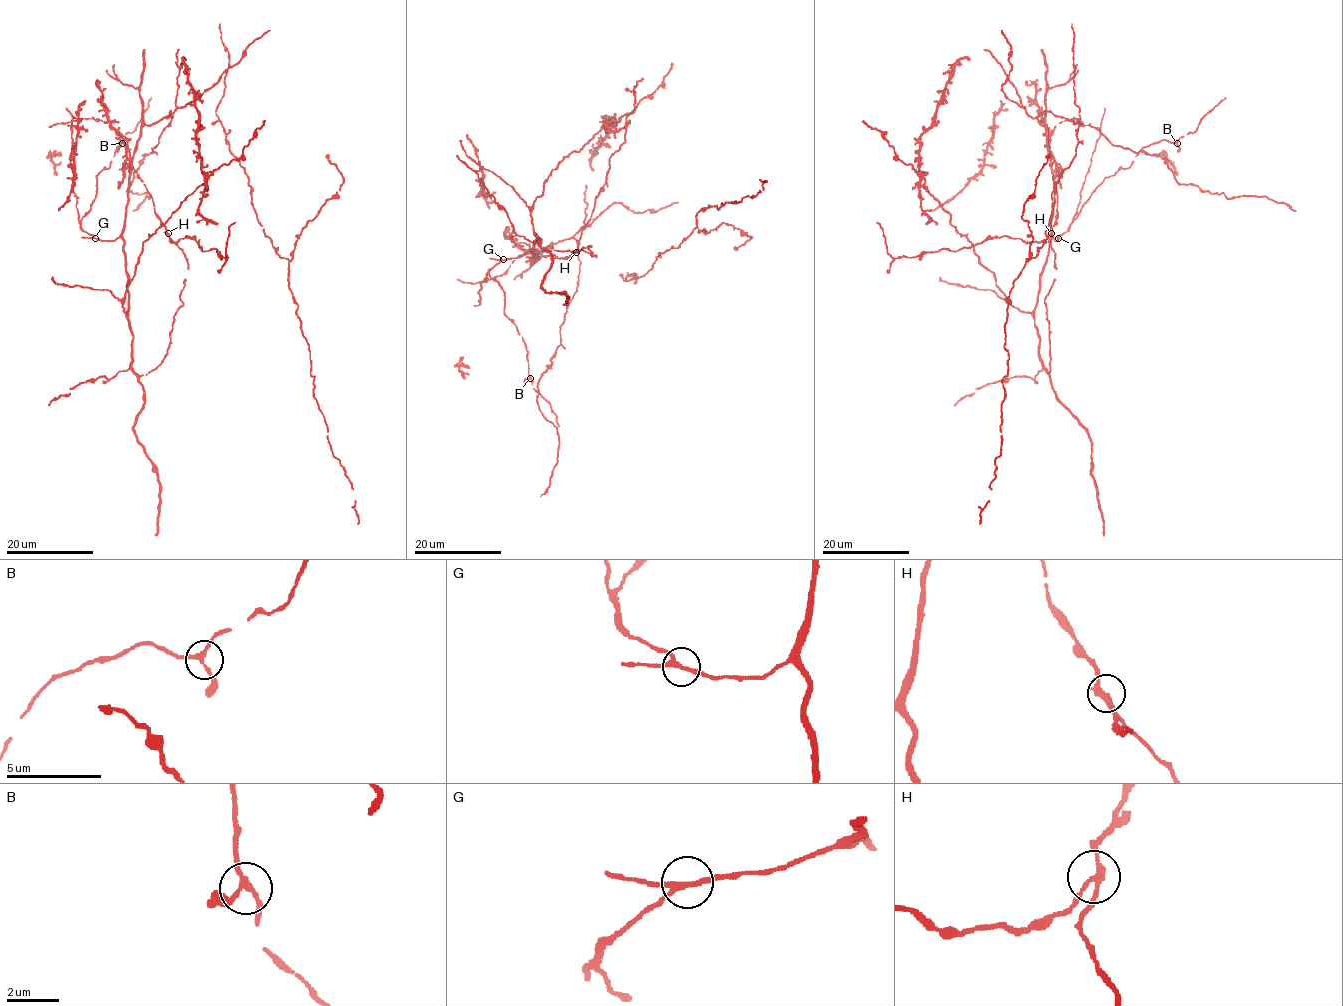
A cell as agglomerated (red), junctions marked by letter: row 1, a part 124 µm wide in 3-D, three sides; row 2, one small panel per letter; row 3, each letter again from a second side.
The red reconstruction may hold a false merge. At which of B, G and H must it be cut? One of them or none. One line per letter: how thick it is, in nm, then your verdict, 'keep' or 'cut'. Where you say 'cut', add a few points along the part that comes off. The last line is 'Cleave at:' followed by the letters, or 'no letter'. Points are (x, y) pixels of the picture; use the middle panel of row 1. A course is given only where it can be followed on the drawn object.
B: 180 nm | keep
G: 200 nm | keep
H: 180 nm | cut | (575, 252), (581, 230), (606, 181), (610, 157), (624, 141), (625, 119), (634, 111), (634, 88), (642, 77)
Cleave at: H

